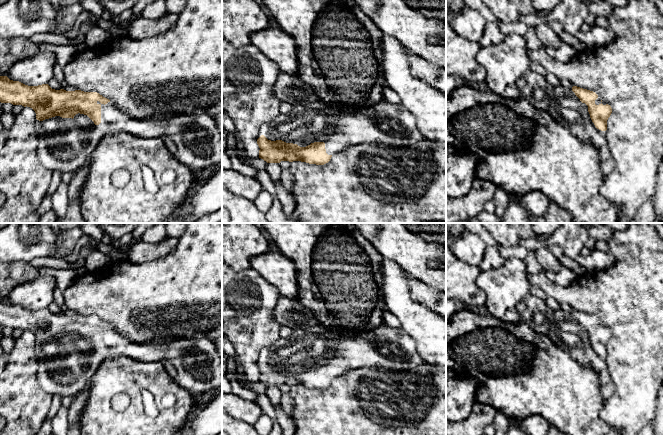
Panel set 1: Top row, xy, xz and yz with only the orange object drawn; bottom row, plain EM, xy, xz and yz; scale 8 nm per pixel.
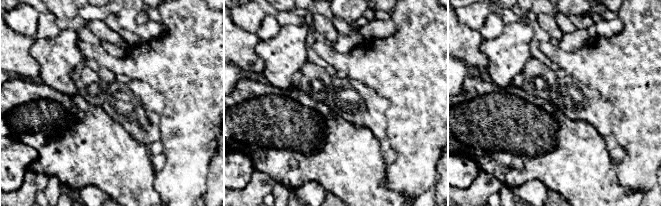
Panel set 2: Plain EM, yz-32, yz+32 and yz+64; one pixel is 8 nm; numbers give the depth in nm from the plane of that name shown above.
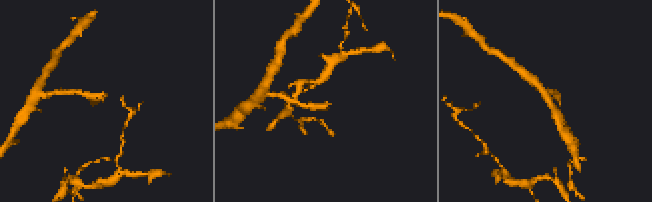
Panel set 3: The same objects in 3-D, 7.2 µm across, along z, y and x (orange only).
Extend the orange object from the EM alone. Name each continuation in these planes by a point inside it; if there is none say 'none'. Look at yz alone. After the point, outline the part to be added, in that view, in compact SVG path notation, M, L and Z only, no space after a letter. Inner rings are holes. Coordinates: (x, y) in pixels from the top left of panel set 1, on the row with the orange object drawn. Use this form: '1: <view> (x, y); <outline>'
1: yz (565, 107); M554 88L548 109L551 117L572 135L601 148L607 144L607 133L597 129L590 118L588 106L582 103L572 88Z

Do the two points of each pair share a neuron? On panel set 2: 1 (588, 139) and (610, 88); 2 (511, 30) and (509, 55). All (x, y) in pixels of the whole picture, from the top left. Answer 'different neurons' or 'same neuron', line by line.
1: different neurons
2: same neuron

